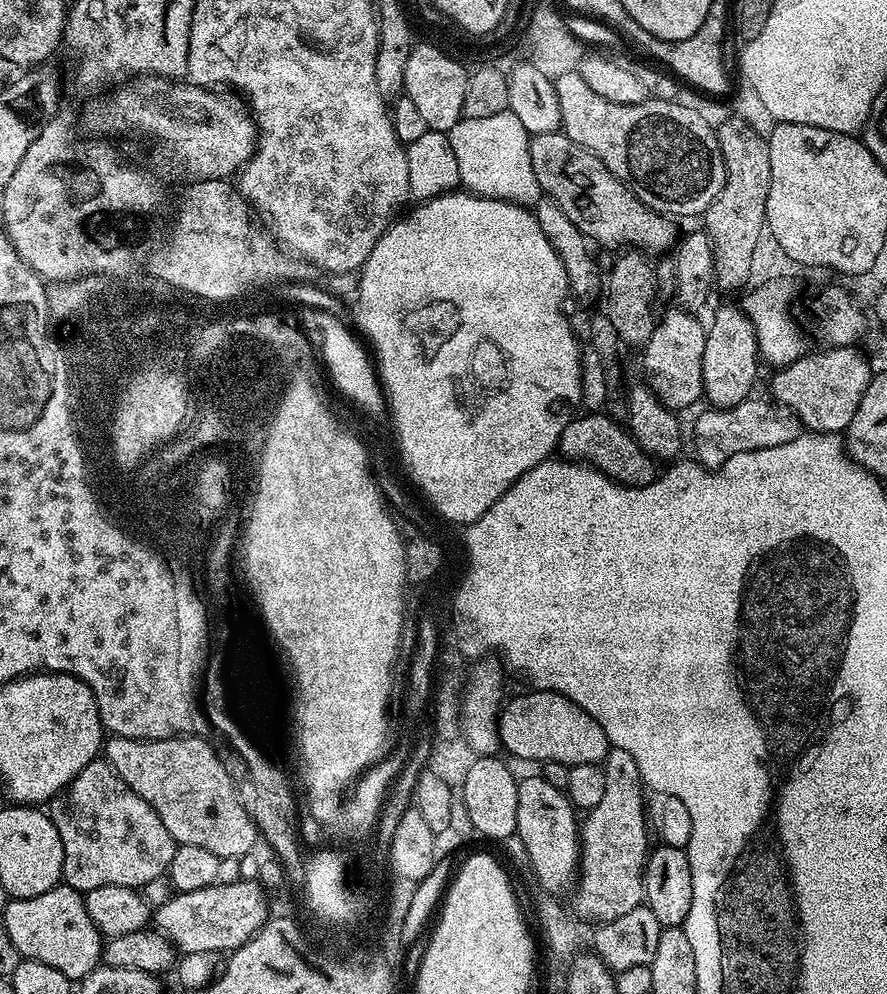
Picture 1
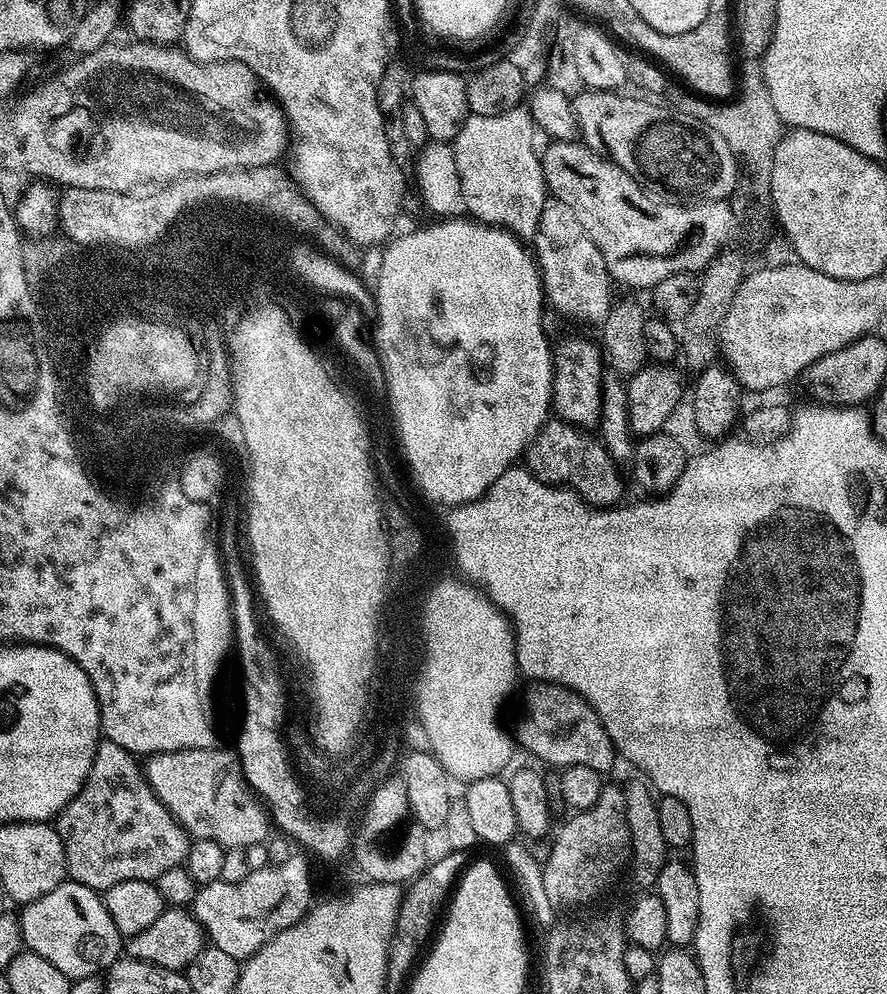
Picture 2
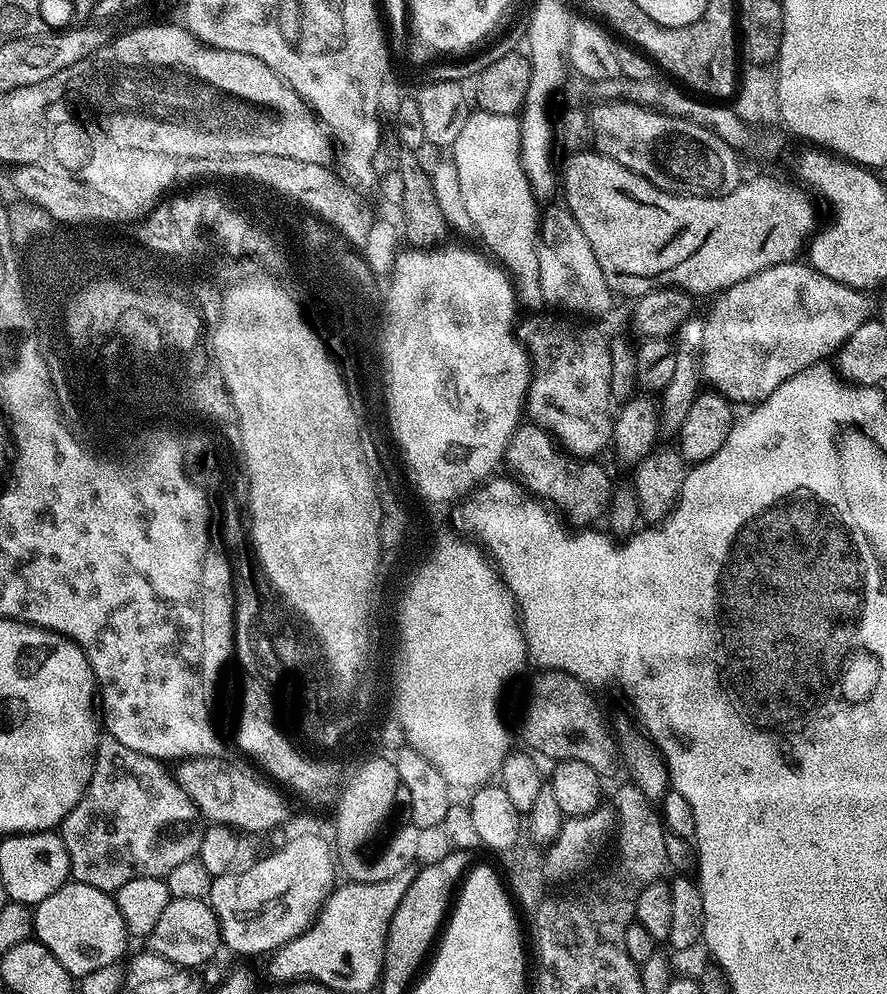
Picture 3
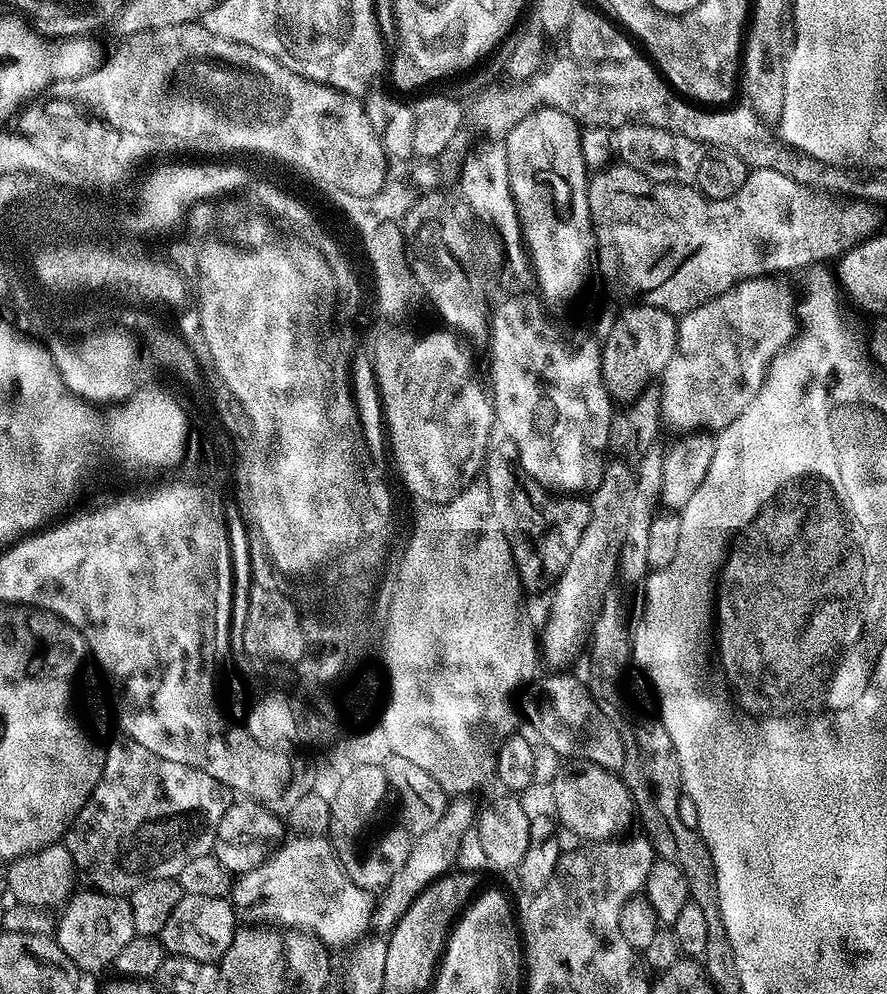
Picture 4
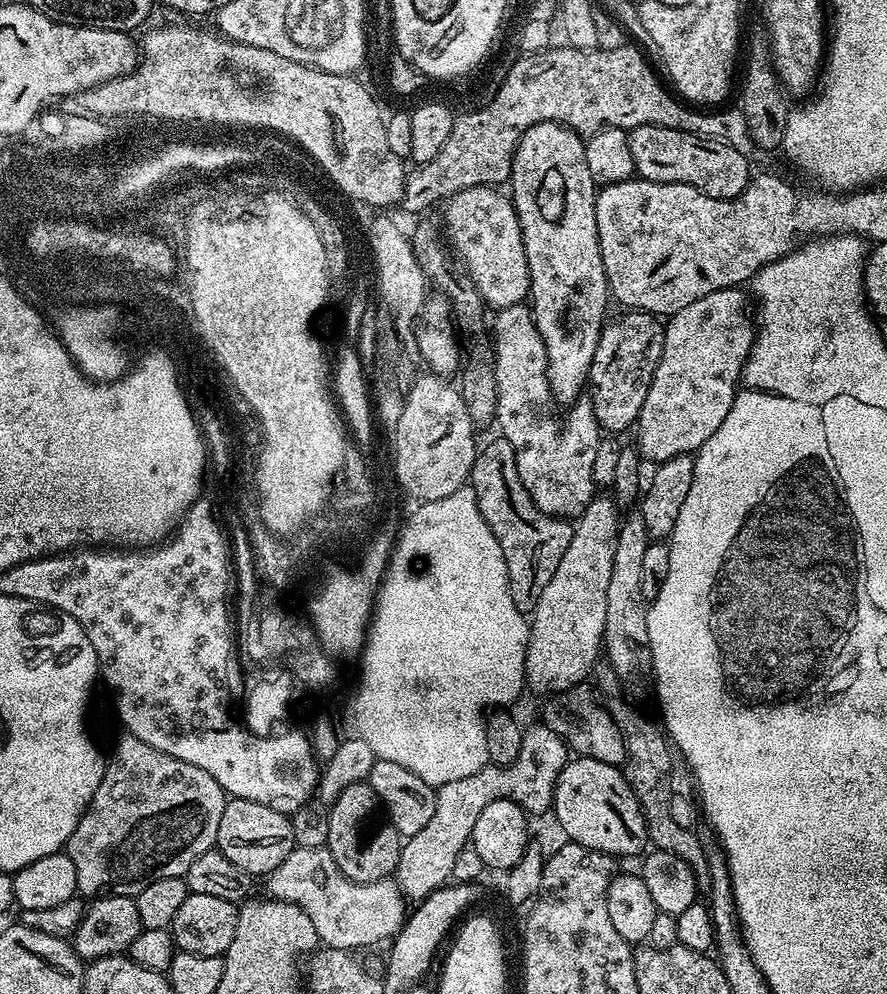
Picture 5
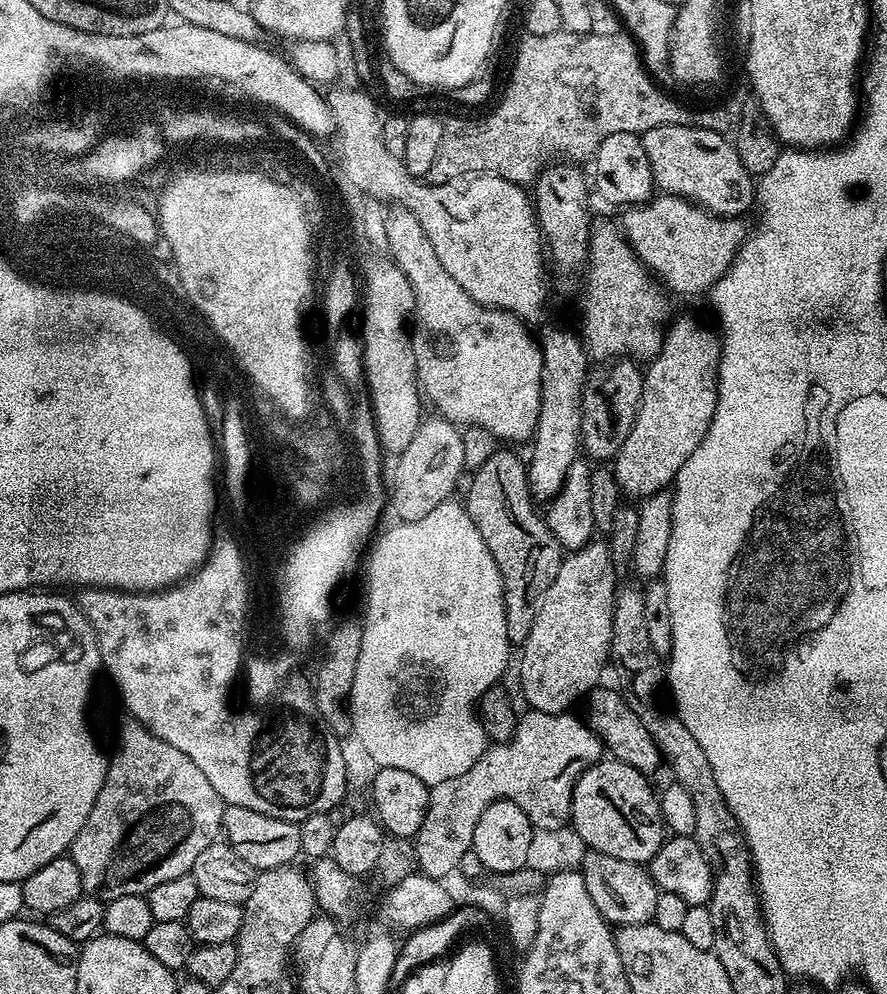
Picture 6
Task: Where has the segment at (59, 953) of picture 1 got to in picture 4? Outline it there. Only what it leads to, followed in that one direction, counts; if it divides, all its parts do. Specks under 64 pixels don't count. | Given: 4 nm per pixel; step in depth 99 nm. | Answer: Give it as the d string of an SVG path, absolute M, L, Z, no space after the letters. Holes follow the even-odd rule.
M83 891L69 896L59 909L60 916L58 912L54 920L54 939L62 954L66 954L66 958L70 958L70 962L74 962L81 973L88 974L111 966L122 946L126 946L126 942L136 936L136 931L127 899L106 892Z

